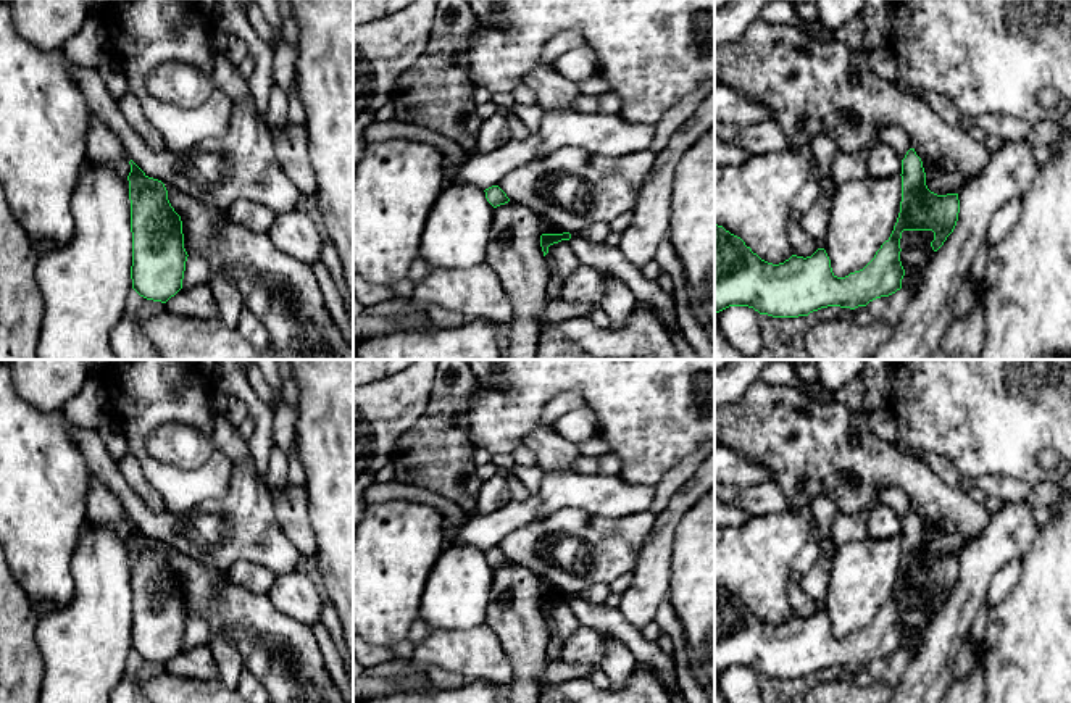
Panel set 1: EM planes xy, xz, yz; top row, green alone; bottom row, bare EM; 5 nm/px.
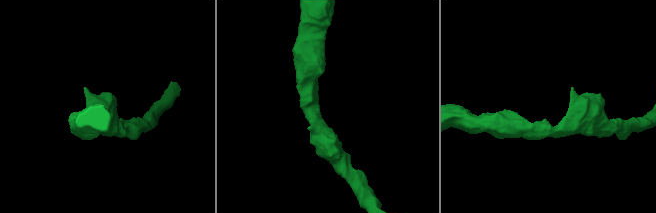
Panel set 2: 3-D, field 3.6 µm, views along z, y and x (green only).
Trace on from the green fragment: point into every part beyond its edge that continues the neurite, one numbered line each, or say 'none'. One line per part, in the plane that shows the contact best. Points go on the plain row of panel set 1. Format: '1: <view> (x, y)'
none

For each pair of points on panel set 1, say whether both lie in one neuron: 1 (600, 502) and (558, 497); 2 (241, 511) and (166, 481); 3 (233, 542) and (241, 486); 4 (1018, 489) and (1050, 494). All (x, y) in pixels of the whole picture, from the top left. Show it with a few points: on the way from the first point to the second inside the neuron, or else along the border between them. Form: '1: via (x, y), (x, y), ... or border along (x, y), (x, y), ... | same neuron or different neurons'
1: via (591, 497), (568, 497) | same neuron
2: border along (233, 468), (228, 490), (221, 497), (178, 515) | different neurons
3: via (241, 528), (241, 500) | same neuron
4: border along (1033, 486), (1026, 500) | different neurons

